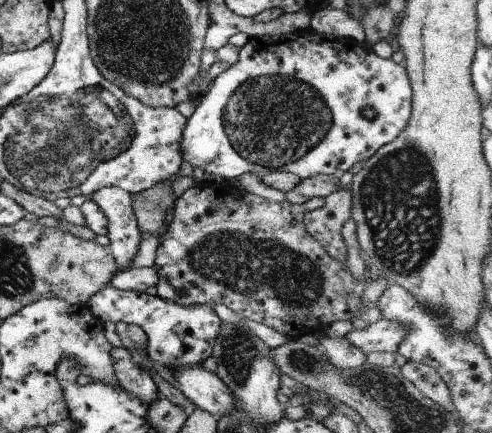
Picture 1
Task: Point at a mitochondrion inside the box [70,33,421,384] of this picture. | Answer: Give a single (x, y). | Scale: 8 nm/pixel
(270, 119)

